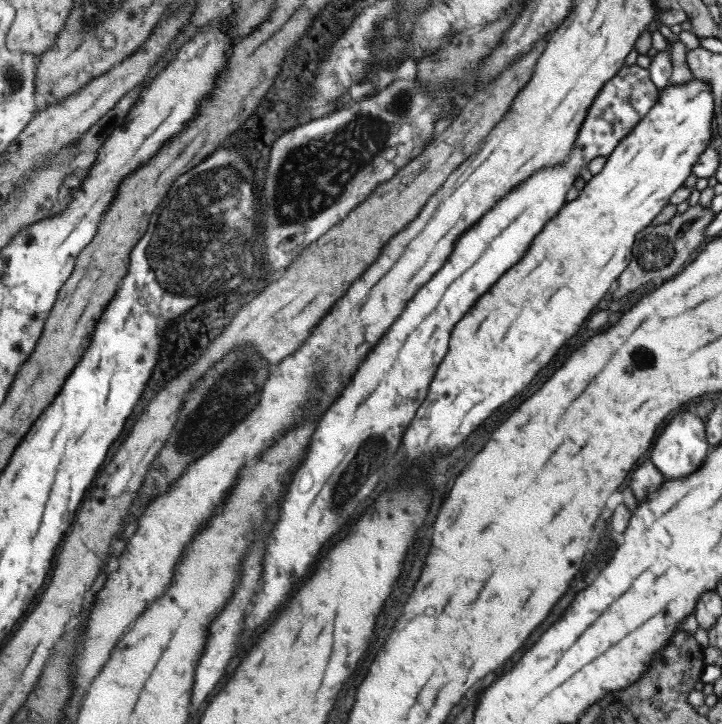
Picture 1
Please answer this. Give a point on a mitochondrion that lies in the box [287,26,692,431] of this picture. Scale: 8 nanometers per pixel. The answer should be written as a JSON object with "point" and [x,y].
{"point":[654,252]}

